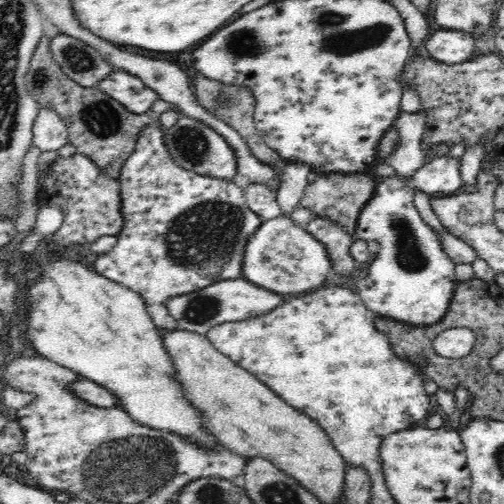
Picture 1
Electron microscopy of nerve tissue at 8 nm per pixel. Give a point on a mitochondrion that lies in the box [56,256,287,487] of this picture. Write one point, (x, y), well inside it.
(202, 310)

